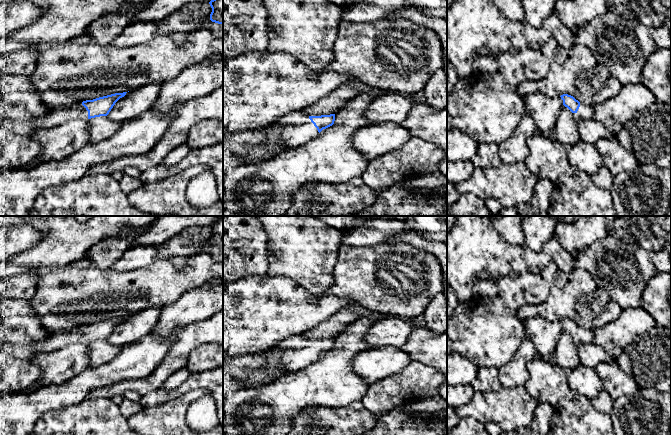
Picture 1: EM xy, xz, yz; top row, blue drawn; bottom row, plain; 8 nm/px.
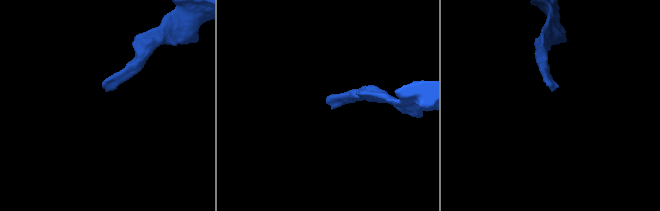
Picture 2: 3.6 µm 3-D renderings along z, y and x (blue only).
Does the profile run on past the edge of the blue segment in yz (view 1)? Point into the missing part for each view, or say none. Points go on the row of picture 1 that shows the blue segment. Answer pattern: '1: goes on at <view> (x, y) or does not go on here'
1: goes on at yz (585, 112)

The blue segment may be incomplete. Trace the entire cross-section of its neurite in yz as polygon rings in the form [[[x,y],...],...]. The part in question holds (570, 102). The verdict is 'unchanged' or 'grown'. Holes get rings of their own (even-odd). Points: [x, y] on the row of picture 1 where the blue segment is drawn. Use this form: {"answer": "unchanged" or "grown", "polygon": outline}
{"answer": "grown", "polygon": [[[563,94],[560,96],[563,100],[563,105],[567,107],[572,113],[578,114],[578,119],[580,120],[591,120],[594,115],[594,107],[579,102],[573,96],[568,94]]]}

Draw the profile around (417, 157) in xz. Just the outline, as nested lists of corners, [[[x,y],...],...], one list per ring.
[[[411,137],[400,148],[371,159],[361,177],[366,185],[381,193],[405,180],[438,171],[444,155],[438,146]]]

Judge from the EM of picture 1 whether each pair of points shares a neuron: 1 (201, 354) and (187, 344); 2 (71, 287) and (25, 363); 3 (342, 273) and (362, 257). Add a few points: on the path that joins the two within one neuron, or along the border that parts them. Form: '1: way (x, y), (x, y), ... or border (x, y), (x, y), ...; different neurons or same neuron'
1: border (212, 343), (197, 346), (191, 352), (186, 365); different neurons
2: border (34, 308), (40, 322), (52, 334); different neurons
3: way (347, 272), (357, 262); same neuron

